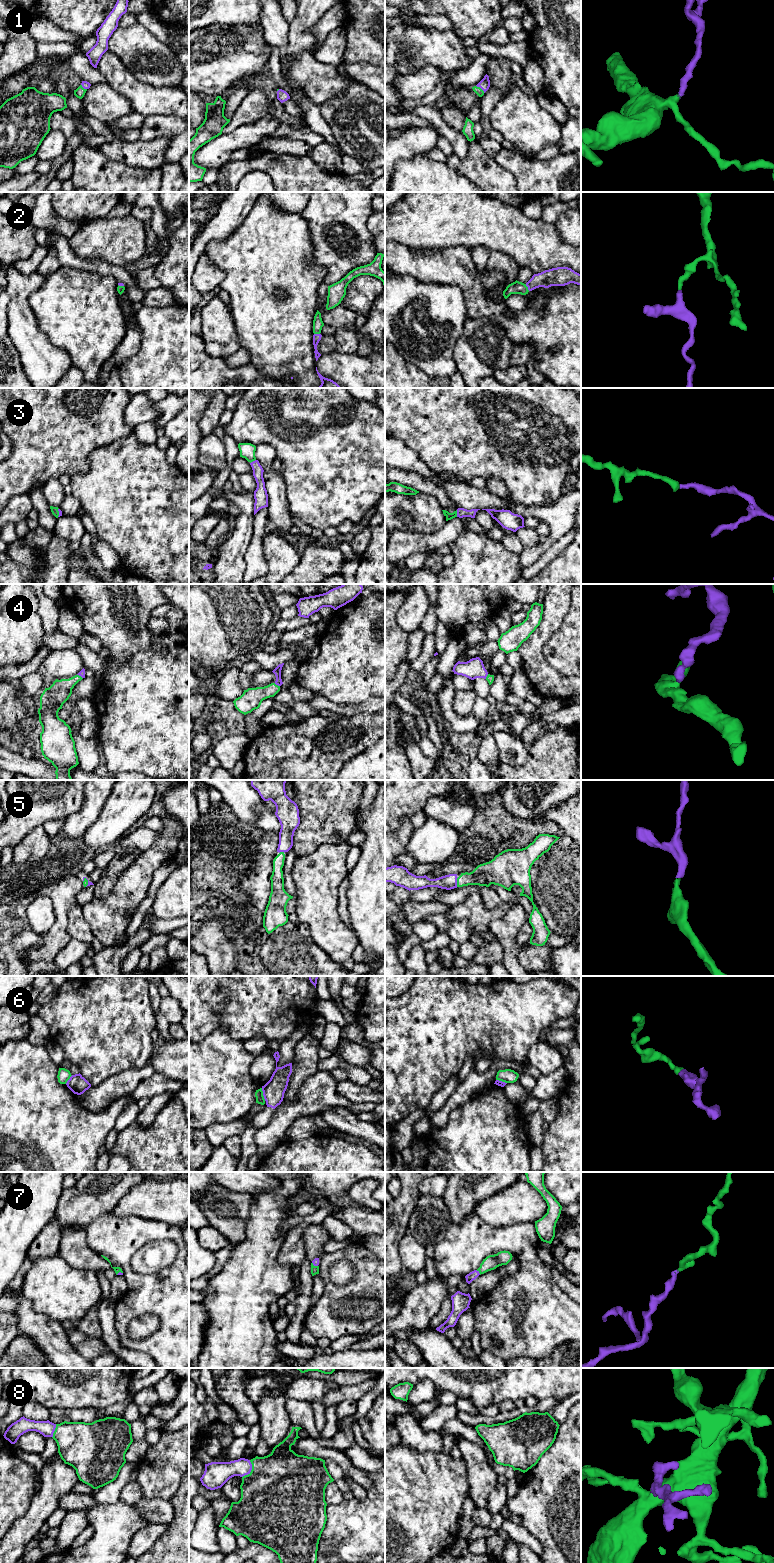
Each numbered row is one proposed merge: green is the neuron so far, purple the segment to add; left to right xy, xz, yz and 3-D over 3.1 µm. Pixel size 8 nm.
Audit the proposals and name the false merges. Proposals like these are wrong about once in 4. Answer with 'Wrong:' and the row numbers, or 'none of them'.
Wrong: 6

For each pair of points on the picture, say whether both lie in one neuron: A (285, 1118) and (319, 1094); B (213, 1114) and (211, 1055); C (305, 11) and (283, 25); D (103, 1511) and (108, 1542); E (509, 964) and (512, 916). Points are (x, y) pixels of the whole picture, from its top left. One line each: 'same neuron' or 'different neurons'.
A: same neuron
B: same neuron
C: different neurons
D: same neuron
E: same neuron

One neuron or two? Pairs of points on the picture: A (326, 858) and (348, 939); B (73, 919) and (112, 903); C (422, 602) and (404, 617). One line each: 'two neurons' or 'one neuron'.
A: one neuron
B: two neurons
C: one neuron

